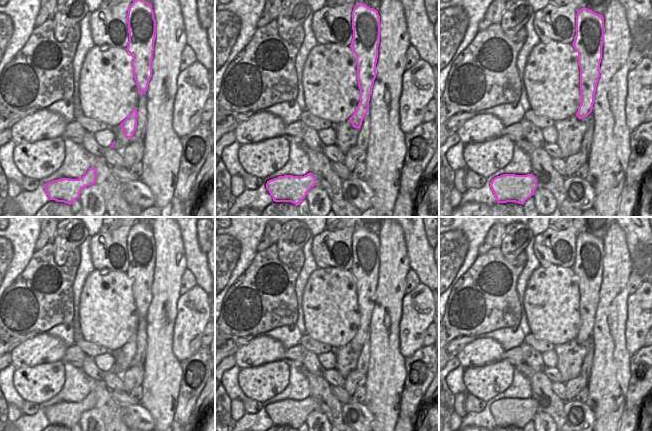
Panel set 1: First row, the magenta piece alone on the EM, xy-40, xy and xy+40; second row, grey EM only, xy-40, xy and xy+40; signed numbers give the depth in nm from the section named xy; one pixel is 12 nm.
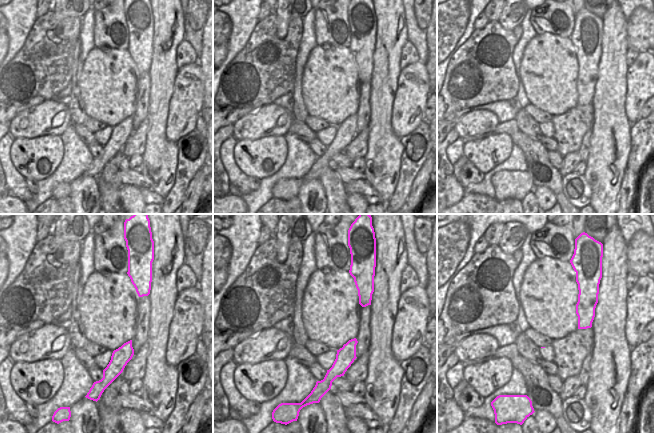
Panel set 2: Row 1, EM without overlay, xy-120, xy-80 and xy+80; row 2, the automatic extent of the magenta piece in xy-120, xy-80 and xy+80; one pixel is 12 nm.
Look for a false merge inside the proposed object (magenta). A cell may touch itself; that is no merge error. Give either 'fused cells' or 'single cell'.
single cell

